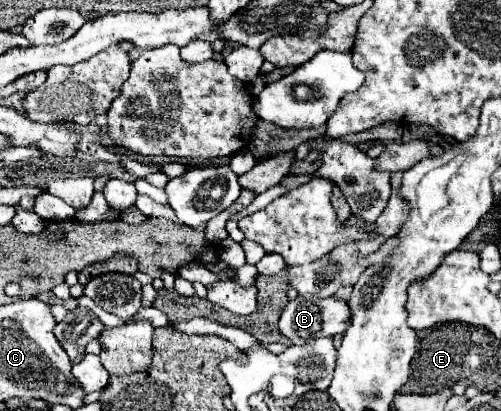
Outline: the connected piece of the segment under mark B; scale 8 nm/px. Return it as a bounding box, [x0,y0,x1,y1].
[278,296,352,344]

